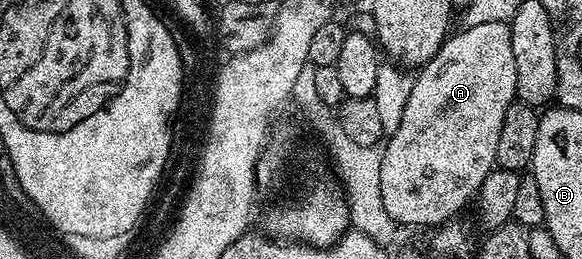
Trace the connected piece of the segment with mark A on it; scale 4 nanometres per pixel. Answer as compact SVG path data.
M509 22L478 23L461 28L461 33L453 32L442 43L440 50L433 55L426 64L419 66L412 82L410 99L406 99L406 107L400 116L400 122L395 131L387 138L383 146L382 155L382 204L386 206L386 215L396 221L397 226L404 225L428 225L427 227L439 227L446 222L461 216L467 205L479 194L482 187L482 179L490 175L490 171L496 165L496 152L498 151L498 131L502 131L502 115L506 107L517 100L516 96L516 72L514 71L514 47L512 46L512 26Z

